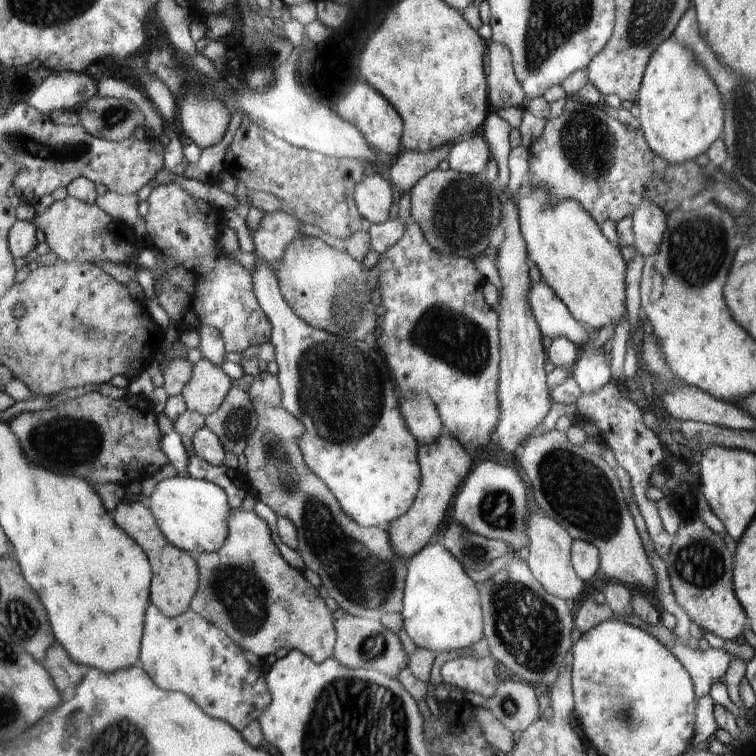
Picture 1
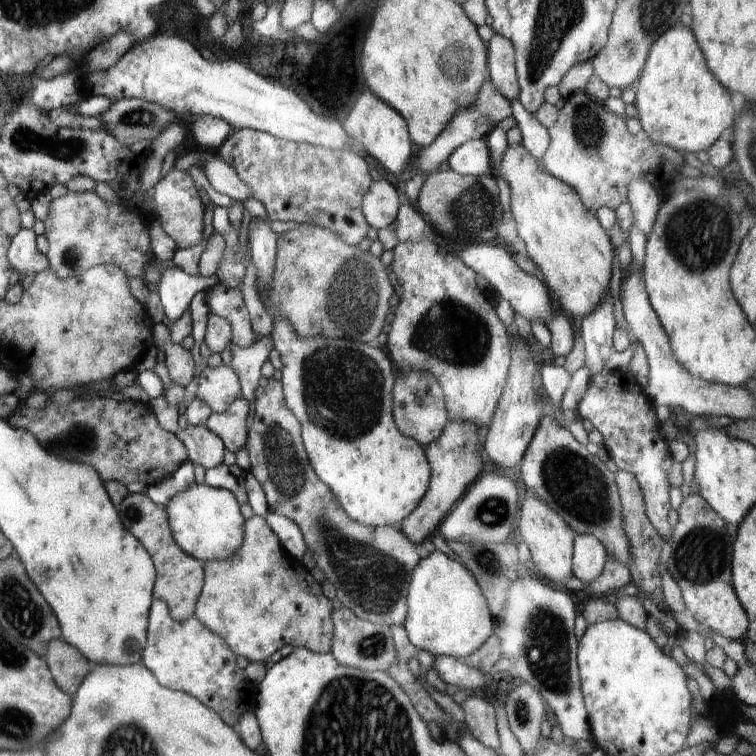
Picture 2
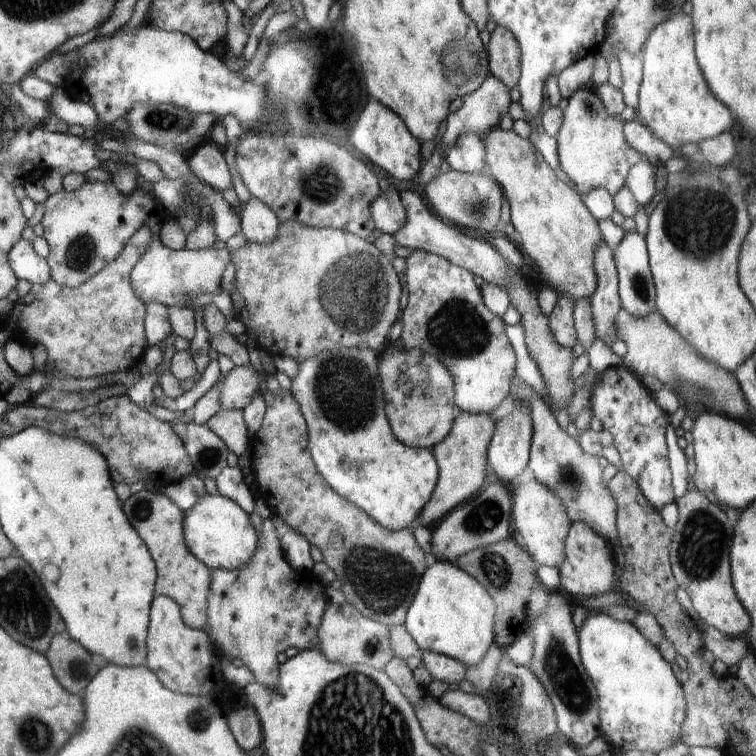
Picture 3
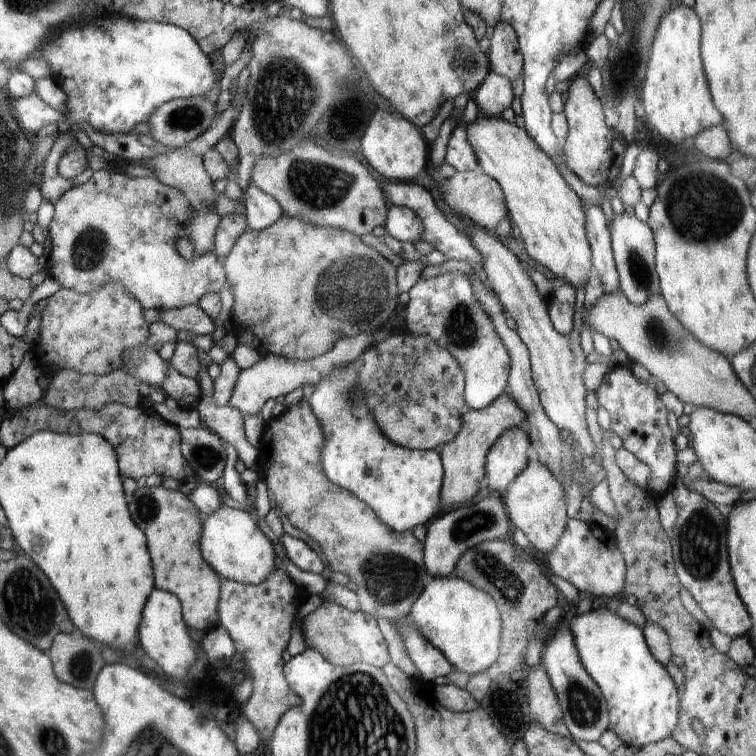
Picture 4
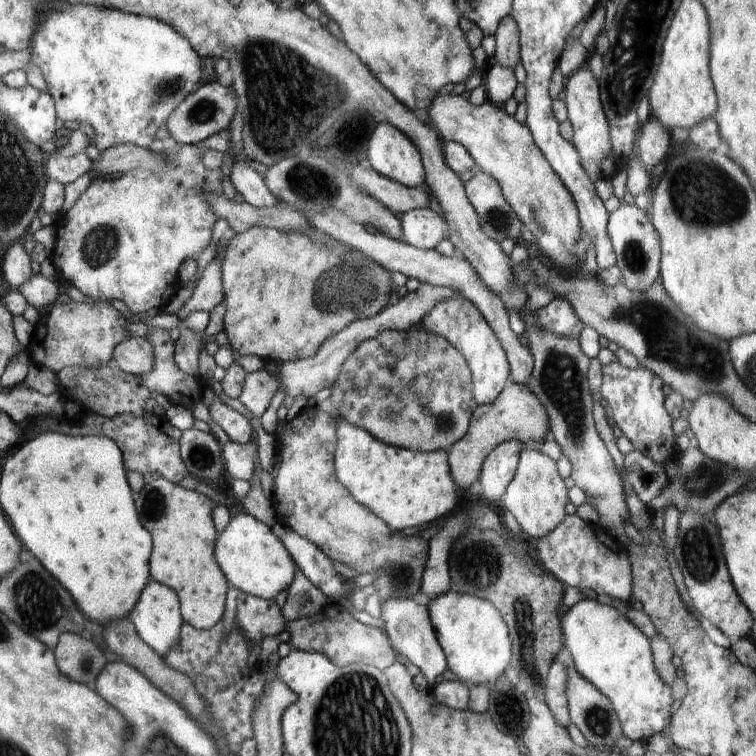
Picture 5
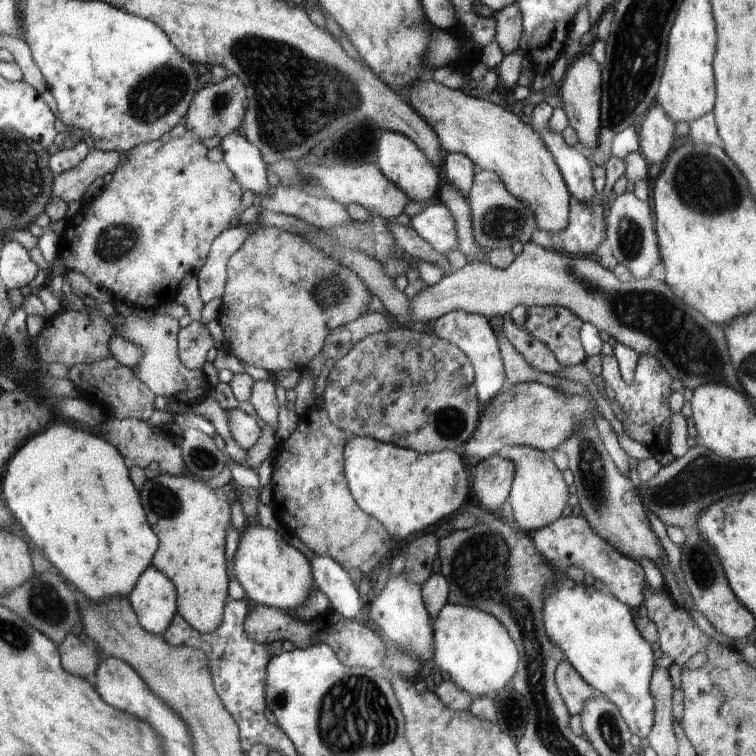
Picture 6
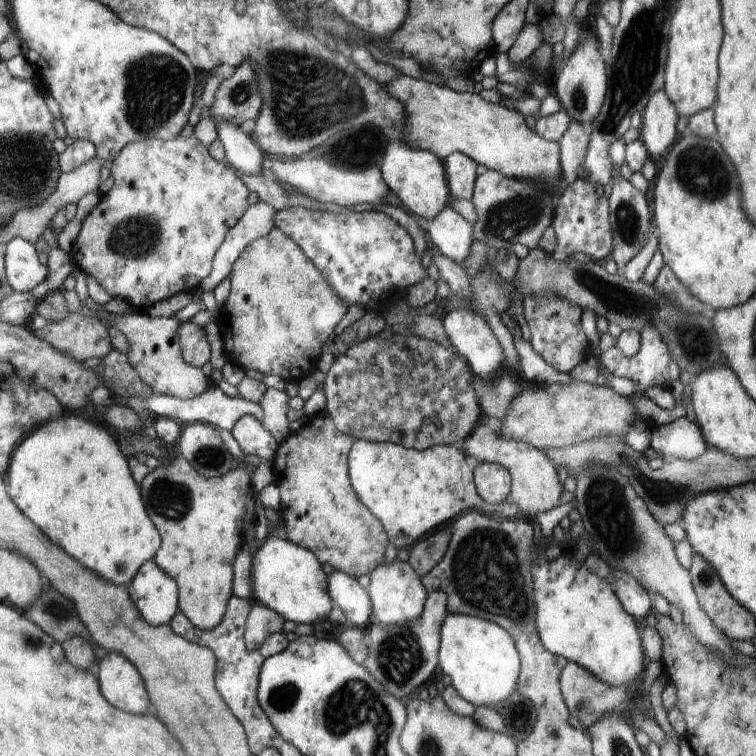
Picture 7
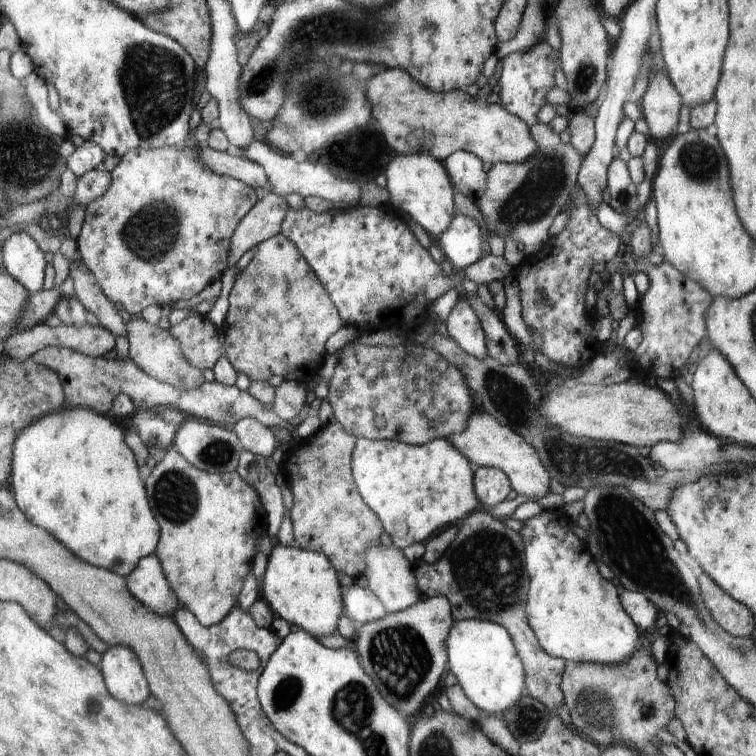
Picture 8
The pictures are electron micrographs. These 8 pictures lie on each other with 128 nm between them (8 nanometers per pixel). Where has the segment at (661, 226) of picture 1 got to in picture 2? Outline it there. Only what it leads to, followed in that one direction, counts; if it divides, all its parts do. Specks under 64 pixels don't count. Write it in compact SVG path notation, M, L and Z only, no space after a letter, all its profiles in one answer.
M636 177L629 186L627 201L631 204L634 213L635 222L633 226L638 227L641 233L647 236L652 230L656 213L660 208L661 200L656 189L646 177Z

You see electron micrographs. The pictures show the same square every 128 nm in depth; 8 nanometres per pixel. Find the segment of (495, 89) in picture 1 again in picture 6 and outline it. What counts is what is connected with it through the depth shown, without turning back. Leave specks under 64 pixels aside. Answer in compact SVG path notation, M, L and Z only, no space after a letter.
M518 4L510 5L496 14L496 42L504 55L514 53L520 48L520 38L523 35L523 15Z

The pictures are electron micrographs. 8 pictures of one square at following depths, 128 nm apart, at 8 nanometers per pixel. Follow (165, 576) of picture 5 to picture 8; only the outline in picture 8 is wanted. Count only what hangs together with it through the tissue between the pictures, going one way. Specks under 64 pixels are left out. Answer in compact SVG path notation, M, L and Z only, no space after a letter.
M176 448L162 454L162 460L156 463L146 480L148 494L152 494L152 506L156 506L155 518L160 518L159 526L164 526L164 538L159 538L160 550L156 550L155 555L166 571L178 605L191 611L203 627L218 625L238 605L243 582L247 581L252 560L258 552L256 526L258 518L265 516L265 508L255 487L240 477L237 471L207 473L189 463Z

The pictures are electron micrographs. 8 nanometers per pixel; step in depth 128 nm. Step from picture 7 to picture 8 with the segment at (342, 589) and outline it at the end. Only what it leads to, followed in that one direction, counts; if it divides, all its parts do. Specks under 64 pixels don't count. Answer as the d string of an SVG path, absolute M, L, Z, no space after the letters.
M353 585L344 588L343 605L352 620L358 620L362 624L368 621L377 621L387 615L385 606L381 600L369 589Z

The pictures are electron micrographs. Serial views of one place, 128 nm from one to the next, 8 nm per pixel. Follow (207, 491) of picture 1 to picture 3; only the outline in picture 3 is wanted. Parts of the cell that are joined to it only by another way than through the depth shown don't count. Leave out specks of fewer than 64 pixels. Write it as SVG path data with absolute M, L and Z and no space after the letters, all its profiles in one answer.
M207 494L185 514L186 540L200 562L208 563L213 570L223 571L241 571L251 563L259 546L259 538L248 514L236 502L222 495Z

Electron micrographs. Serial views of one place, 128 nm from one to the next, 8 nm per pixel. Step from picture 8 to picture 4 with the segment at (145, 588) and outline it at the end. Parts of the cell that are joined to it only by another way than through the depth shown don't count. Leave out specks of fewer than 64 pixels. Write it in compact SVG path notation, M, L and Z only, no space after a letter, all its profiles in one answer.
M155 589L148 595L148 600L142 609L142 618L138 626L138 640L145 653L164 670L165 674L184 680L186 670L196 660L196 644L192 642L186 620L183 618L183 605L177 595L171 592Z

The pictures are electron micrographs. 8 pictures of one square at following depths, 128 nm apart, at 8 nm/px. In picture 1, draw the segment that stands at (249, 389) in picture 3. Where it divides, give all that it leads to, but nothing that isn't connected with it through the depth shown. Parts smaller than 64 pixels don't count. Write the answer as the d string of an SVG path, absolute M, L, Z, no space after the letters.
M203 358L194 365L191 380L183 388L187 409L205 416L215 413L226 400L235 381L230 379L222 367Z

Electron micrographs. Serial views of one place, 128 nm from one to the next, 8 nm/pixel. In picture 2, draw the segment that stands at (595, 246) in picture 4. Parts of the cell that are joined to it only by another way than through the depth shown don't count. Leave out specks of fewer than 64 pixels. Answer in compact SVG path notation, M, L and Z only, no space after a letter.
M610 293L607 294L607 297L603 298L602 305L598 306L597 302L597 308L594 313L590 314L588 317L584 317L582 322L580 322L579 331L581 332L583 343L585 344L585 365L589 368L591 376L602 373L606 374L616 369L627 369L635 348L638 346L638 342L632 339L624 352L617 352L612 342L614 330L617 328L616 324L616 318L614 317L614 299Z

